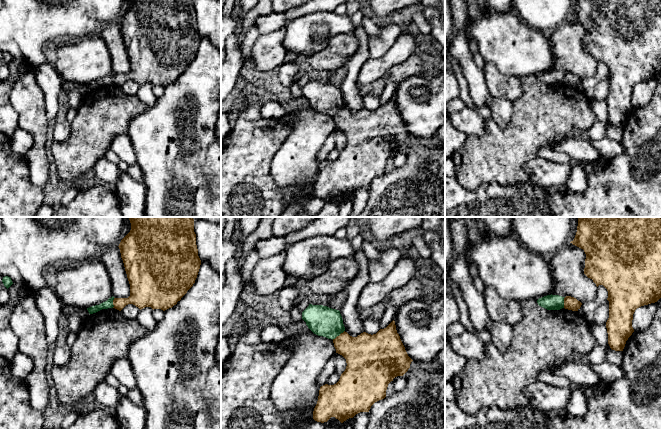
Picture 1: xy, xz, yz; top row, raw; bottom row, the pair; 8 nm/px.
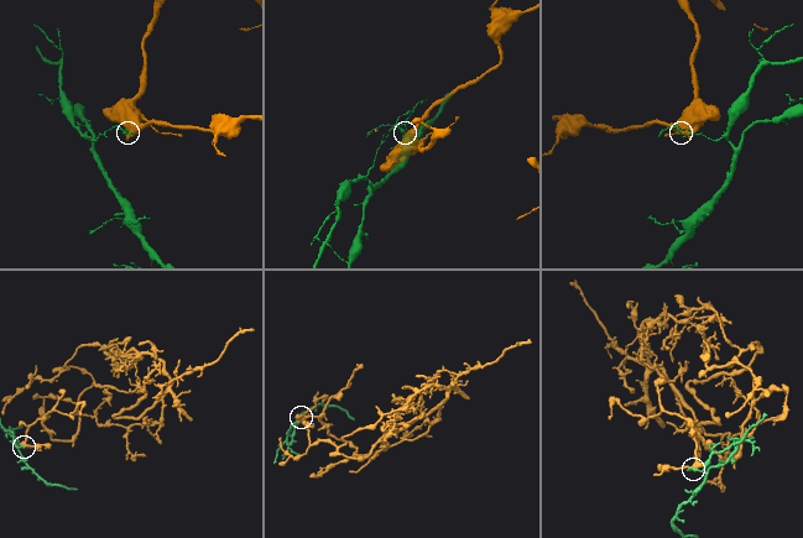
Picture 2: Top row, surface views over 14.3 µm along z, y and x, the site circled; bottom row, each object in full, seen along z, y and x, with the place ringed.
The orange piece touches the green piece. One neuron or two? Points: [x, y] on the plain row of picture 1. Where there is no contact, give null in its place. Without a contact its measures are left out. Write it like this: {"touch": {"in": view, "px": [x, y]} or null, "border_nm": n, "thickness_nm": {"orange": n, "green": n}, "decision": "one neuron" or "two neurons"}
{"touch": {"in": "xz", "px": [339, 111]}, "border_nm": 130, "thickness_nm": {"orange": 300, "green": 240}, "decision": "two neurons"}

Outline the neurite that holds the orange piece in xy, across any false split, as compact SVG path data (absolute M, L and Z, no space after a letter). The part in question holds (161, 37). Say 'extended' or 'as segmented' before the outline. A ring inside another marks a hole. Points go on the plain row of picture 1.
as segmented | M131 0L130 8L121 16L118 23L130 60L128 74L113 76L113 84L119 87L128 80L133 80L140 86L151 83L153 86L165 87L176 81L195 59L201 36L198 32L194 0Z

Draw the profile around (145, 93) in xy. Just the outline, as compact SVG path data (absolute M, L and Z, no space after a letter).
M145 83L141 85L136 93L139 100L145 104L147 110L152 108L157 100L153 93L153 85L151 83Z

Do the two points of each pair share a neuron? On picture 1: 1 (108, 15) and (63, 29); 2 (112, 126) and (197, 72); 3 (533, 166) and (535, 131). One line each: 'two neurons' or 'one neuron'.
1: one neuron
2: two neurons
3: two neurons

